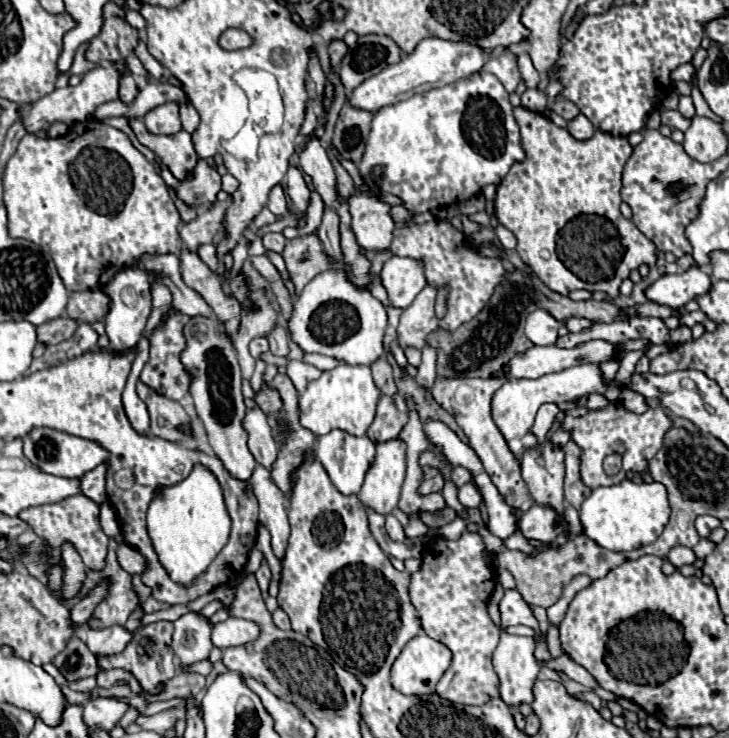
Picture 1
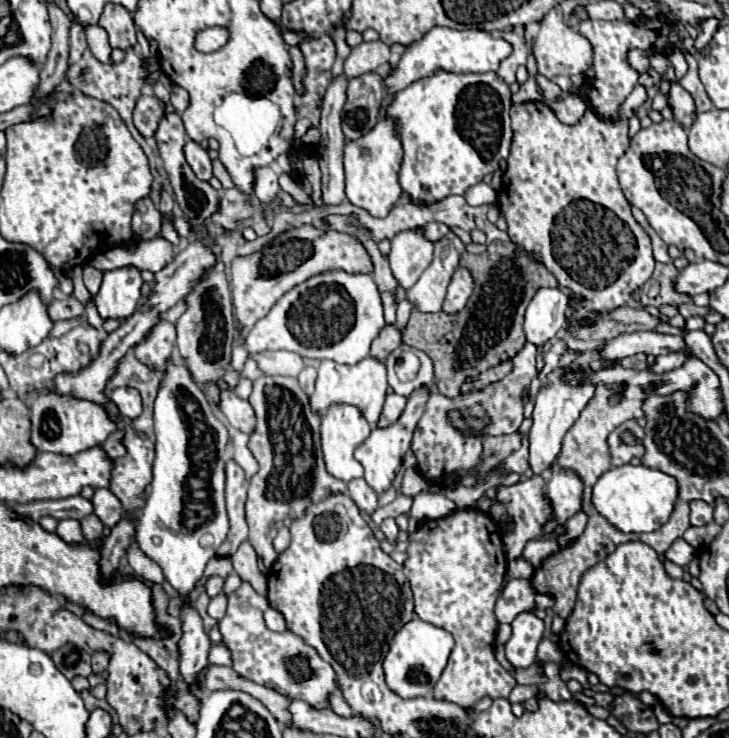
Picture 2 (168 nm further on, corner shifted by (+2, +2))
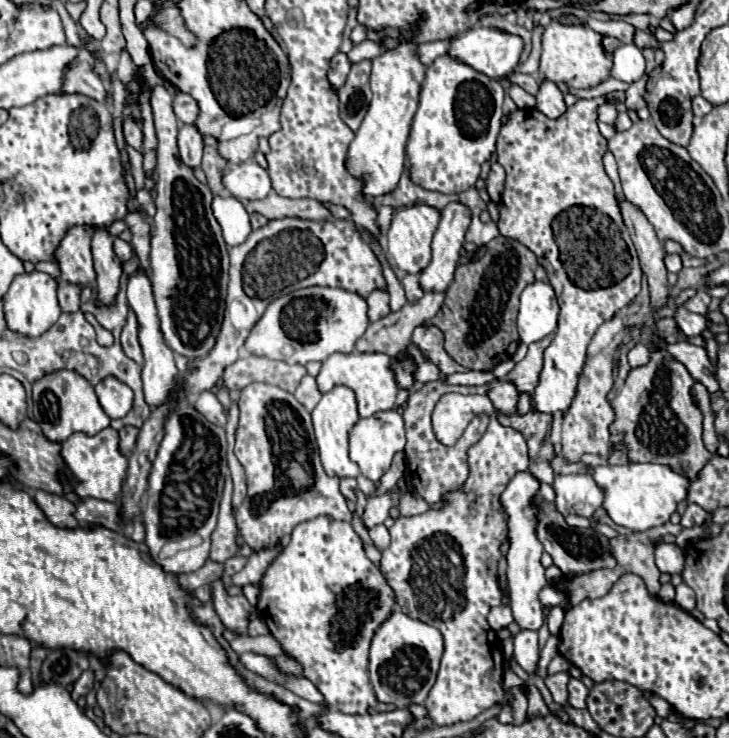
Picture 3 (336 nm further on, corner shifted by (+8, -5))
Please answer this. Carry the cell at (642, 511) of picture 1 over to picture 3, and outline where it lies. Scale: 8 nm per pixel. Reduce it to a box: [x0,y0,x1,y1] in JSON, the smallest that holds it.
[592,463,690,531]

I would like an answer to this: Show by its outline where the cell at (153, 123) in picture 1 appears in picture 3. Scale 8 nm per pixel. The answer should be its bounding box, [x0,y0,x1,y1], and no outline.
[124,115,142,151]

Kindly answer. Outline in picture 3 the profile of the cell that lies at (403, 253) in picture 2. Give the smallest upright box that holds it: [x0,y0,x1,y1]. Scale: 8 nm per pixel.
[386,203,440,273]

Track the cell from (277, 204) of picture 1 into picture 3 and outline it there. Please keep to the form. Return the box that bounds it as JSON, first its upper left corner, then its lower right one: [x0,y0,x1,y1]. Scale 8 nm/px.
[222,161,270,201]

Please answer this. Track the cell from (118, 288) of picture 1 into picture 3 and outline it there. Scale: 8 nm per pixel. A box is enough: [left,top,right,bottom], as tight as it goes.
[92,229,122,305]

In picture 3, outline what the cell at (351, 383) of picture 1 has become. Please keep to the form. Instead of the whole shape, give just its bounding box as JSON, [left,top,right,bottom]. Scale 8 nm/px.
[316,353,398,417]

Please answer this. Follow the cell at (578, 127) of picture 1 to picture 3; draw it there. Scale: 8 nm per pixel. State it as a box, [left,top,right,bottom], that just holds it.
[536,81,566,119]

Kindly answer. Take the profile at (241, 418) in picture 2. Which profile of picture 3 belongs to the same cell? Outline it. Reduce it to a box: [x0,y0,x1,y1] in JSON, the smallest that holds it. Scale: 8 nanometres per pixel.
[194,391,226,427]

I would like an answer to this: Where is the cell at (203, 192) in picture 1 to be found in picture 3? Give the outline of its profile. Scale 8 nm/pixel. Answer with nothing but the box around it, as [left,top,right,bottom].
[178,125,202,167]

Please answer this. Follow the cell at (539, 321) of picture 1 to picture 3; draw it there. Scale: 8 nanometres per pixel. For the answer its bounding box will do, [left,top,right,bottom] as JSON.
[518,281,558,345]

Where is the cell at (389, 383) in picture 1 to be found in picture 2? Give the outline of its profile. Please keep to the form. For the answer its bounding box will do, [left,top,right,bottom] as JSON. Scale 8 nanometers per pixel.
[370,326,402,362]

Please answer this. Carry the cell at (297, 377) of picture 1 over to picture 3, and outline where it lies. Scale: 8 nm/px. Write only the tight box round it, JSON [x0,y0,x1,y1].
[294,375,322,411]

